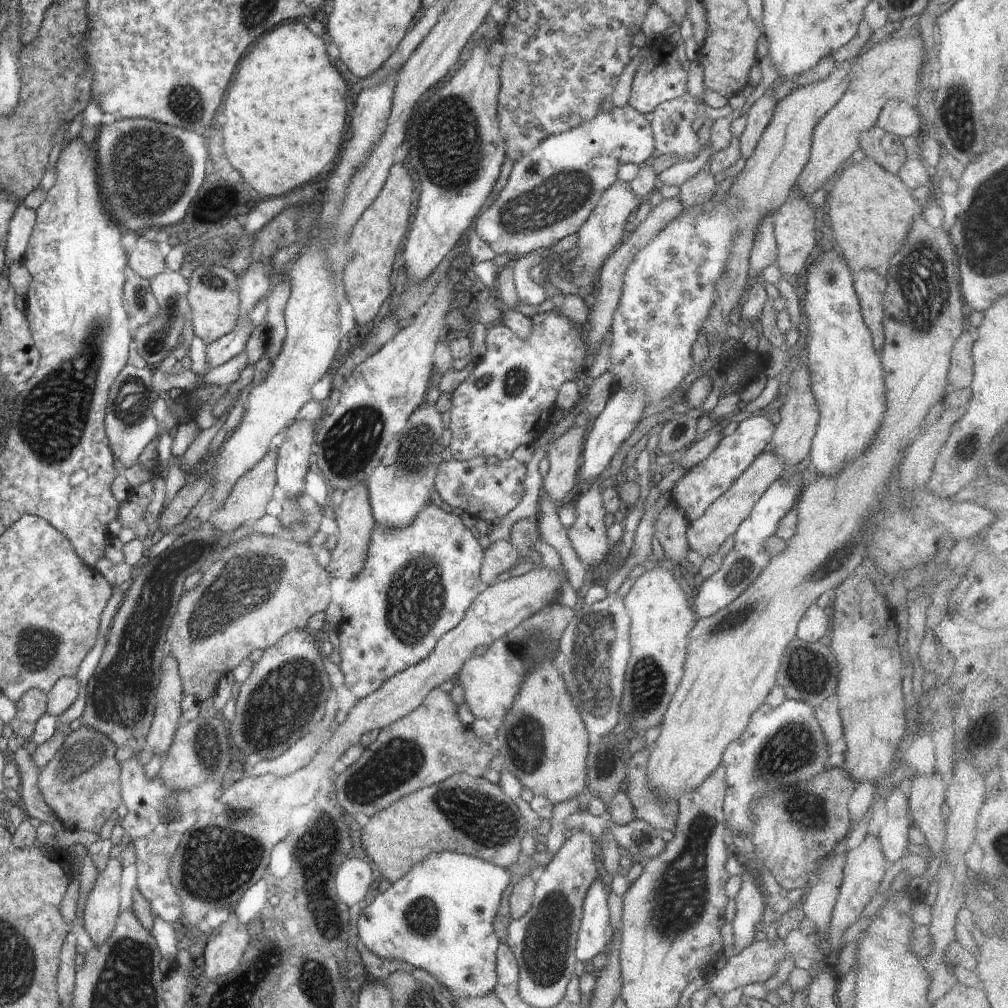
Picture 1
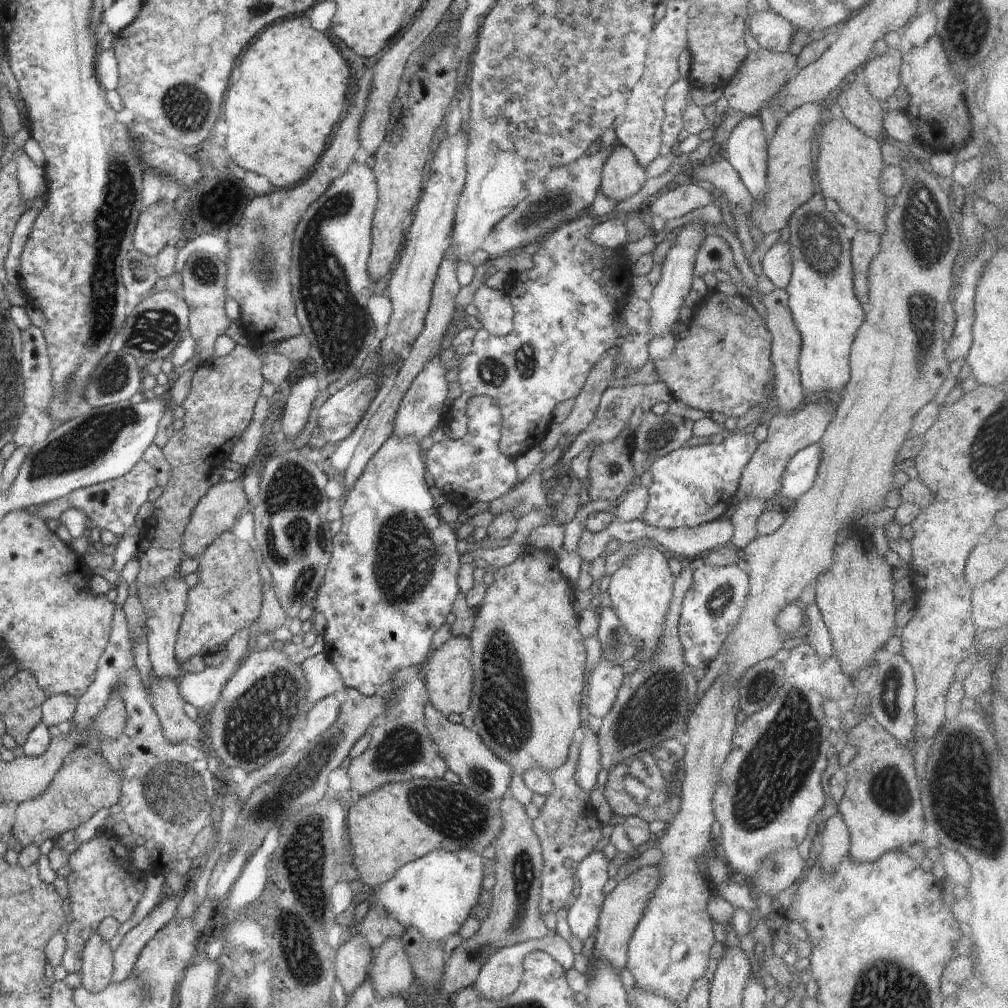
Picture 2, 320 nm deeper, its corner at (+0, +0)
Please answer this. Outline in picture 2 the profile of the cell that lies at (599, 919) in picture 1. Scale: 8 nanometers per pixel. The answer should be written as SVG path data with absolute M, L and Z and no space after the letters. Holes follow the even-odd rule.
M592 851L586 855L574 868L576 884L580 886L578 898L567 908L567 919L571 934L579 938L582 942L590 935L594 935L597 930L600 911L605 899L604 884L608 882L608 863L602 851Z

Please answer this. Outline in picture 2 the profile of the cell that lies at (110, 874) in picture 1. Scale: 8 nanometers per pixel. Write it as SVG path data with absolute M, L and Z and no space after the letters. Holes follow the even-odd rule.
M95 933L82 952L81 986L88 993L102 992L110 983L113 973L113 950Z

